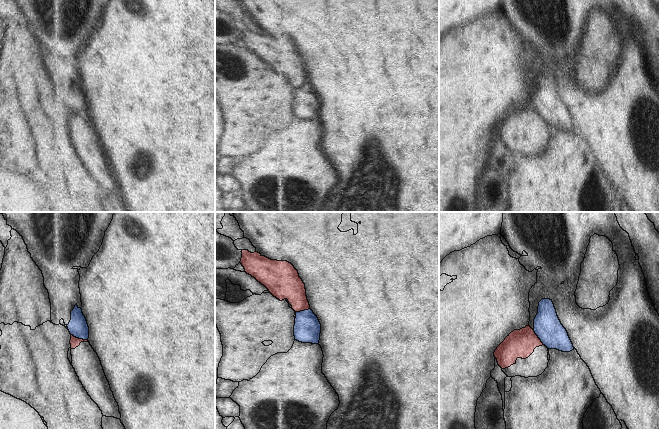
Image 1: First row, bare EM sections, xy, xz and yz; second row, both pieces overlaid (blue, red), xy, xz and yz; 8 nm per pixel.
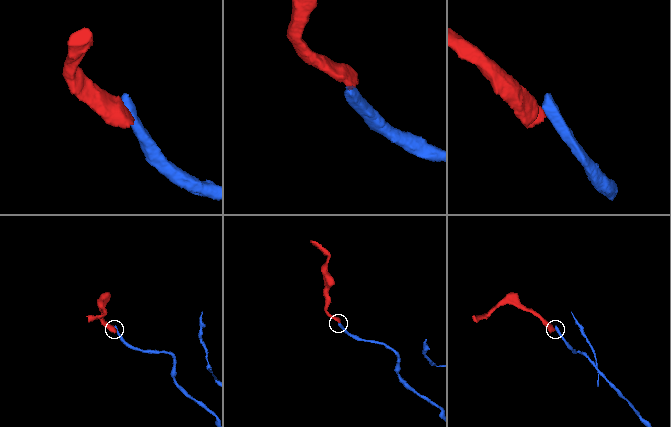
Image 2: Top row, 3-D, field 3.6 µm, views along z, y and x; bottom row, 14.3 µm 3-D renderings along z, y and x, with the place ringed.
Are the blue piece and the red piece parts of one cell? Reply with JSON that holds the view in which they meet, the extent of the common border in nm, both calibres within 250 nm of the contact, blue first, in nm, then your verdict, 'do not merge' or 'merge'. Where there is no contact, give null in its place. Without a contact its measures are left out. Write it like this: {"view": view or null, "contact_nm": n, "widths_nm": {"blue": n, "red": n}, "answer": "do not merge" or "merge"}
{"view": "xy", "contact_nm": 140, "widths_nm": {"blue": 160, "red": 80}, "answer": "do not merge"}

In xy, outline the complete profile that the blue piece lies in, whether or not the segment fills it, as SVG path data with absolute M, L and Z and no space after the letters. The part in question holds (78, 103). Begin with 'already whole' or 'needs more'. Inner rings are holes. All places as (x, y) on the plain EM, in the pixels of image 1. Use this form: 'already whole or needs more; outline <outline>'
already whole; outline M75 81L71 87L71 96L67 101L71 111L76 114L88 116L89 114L89 103L85 92L82 89L82 85Z

